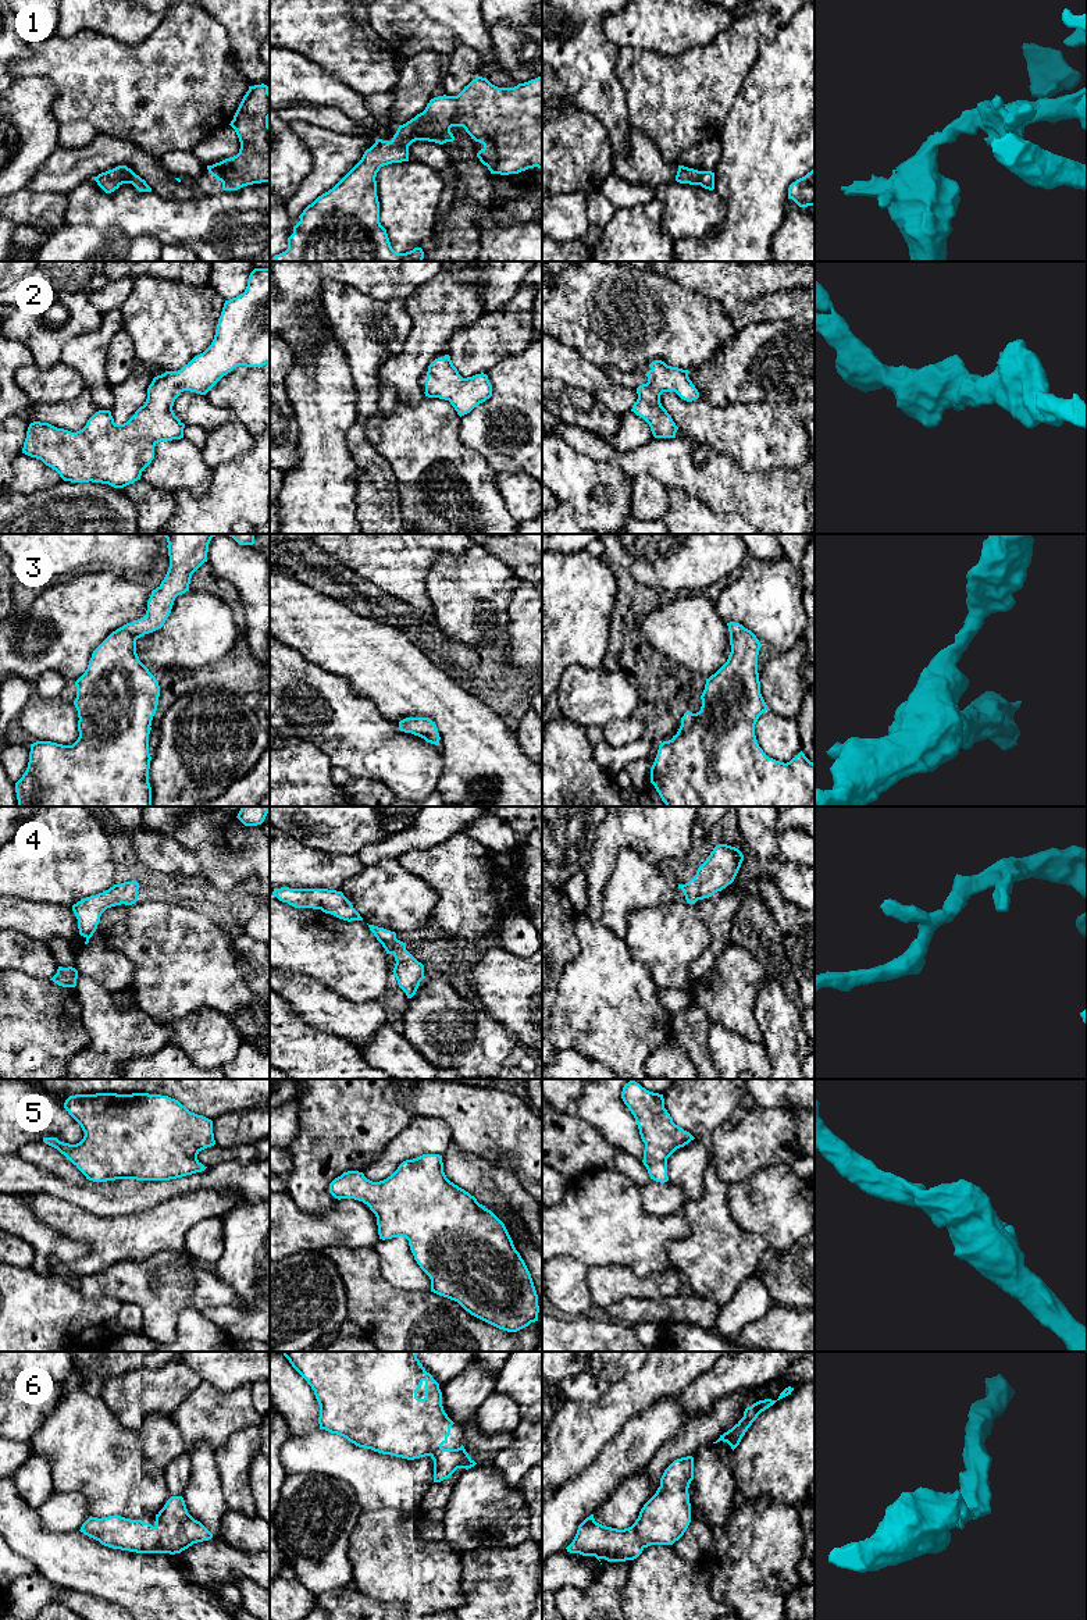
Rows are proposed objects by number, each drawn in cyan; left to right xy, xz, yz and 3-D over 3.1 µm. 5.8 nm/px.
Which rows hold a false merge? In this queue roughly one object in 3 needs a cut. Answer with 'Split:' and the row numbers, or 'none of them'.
Split: none of them

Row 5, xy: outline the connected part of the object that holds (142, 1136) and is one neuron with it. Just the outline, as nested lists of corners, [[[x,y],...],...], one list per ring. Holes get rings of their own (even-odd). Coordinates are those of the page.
[[[96,1093],[70,1096],[64,1108],[81,1125],[83,1139],[76,1144],[43,1137],[67,1157],[89,1181],[115,1179],[170,1181],[204,1171],[197,1154],[215,1144],[213,1121],[190,1112],[178,1100],[149,1093]]]

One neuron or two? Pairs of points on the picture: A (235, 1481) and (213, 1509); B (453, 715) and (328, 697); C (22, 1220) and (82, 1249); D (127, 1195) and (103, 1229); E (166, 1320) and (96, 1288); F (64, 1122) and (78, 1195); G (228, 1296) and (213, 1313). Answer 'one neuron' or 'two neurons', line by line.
A: two neurons
B: two neurons
C: one neuron
D: two neurons
E: one neuron
F: two neurons
G: two neurons

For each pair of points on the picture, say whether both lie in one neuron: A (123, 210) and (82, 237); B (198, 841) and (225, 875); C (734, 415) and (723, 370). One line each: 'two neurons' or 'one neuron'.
A: two neurons
B: one neuron
C: two neurons

